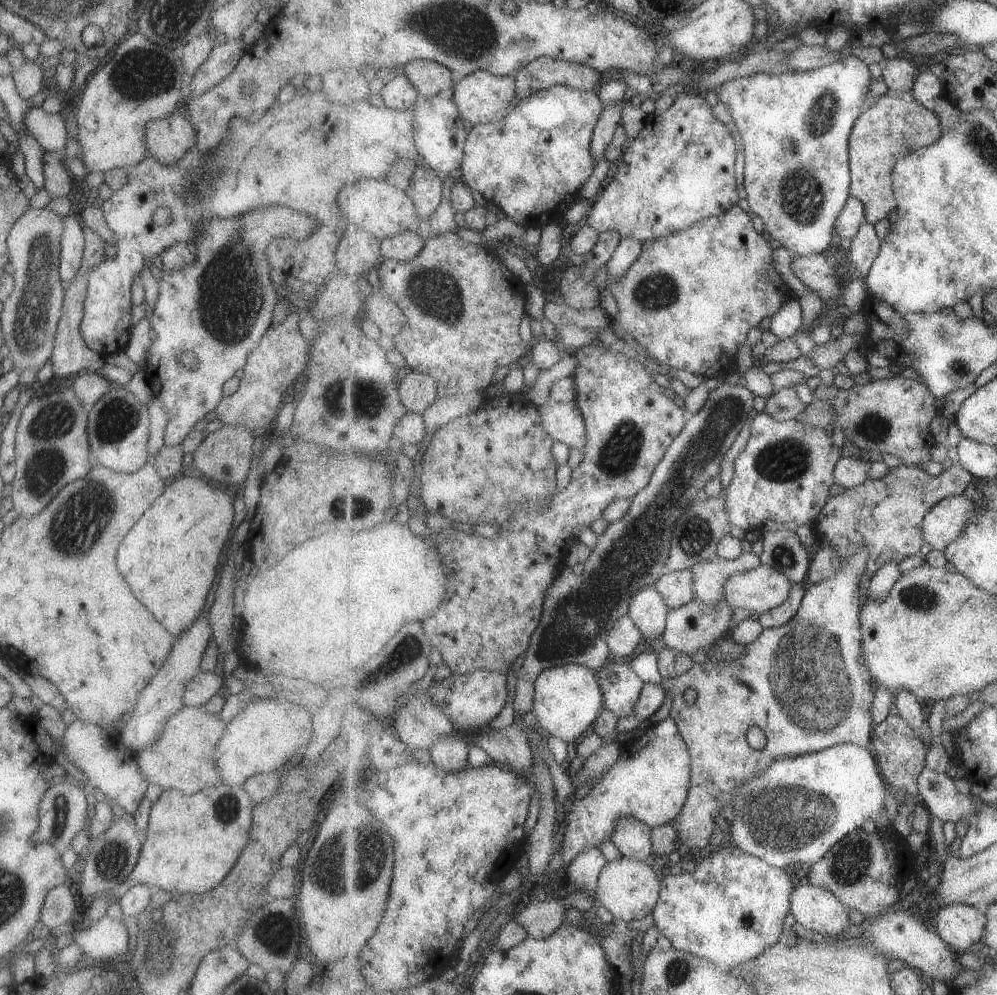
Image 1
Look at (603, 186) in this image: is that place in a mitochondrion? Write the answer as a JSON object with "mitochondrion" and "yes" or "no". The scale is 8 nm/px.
{"mitochondrion":"no"}

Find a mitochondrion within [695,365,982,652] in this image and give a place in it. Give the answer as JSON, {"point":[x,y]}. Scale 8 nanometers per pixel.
{"point":[785,460]}

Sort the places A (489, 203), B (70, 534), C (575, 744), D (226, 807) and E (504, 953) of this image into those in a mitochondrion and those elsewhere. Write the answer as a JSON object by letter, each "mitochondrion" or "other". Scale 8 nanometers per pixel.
{"A":"other","B":"mitochondrion","C":"other","D":"mitochondrion","E":"other"}

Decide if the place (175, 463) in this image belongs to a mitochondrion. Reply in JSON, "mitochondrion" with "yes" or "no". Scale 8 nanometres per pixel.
{"mitochondrion":"no"}

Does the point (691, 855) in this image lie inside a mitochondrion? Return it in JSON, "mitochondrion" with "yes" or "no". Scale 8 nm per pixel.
{"mitochondrion":"no"}

